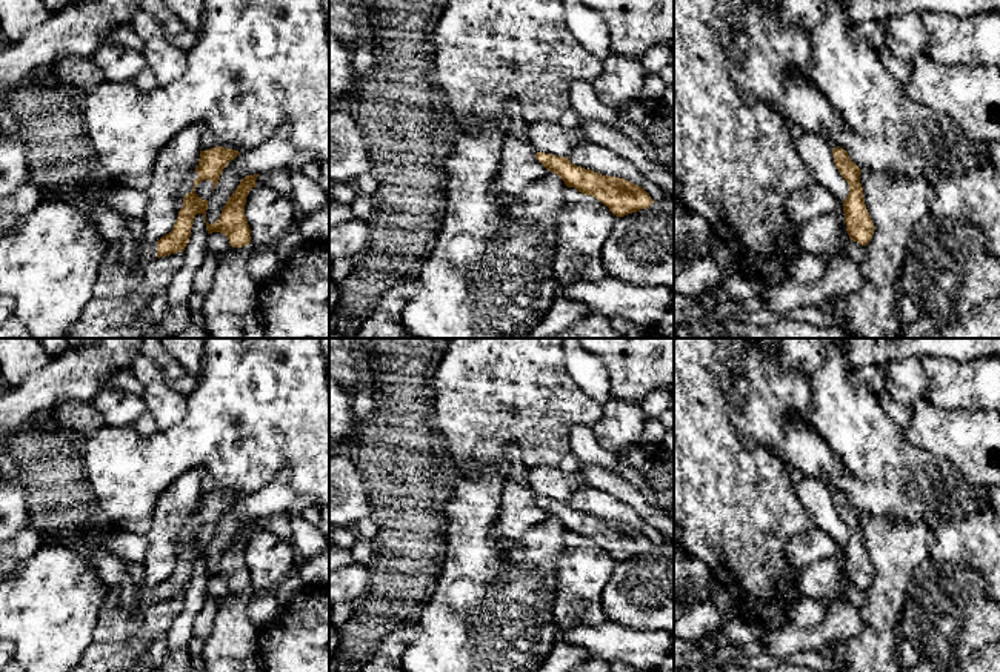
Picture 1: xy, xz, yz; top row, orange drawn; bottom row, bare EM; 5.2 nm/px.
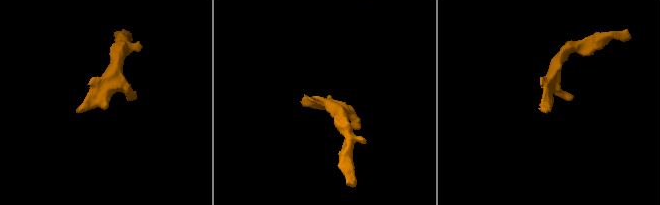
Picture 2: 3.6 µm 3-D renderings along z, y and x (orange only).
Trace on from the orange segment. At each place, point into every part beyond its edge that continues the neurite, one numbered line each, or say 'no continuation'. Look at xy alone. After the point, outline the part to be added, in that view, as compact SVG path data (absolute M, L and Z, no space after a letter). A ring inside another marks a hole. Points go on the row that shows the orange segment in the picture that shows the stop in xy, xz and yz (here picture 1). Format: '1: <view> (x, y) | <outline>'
1: xy (188, 185) | M192 172L183 183L180 197L178 197L178 208L182 209L183 206L183 198L186 194L192 192L194 188L194 180L198 178L198 172Z

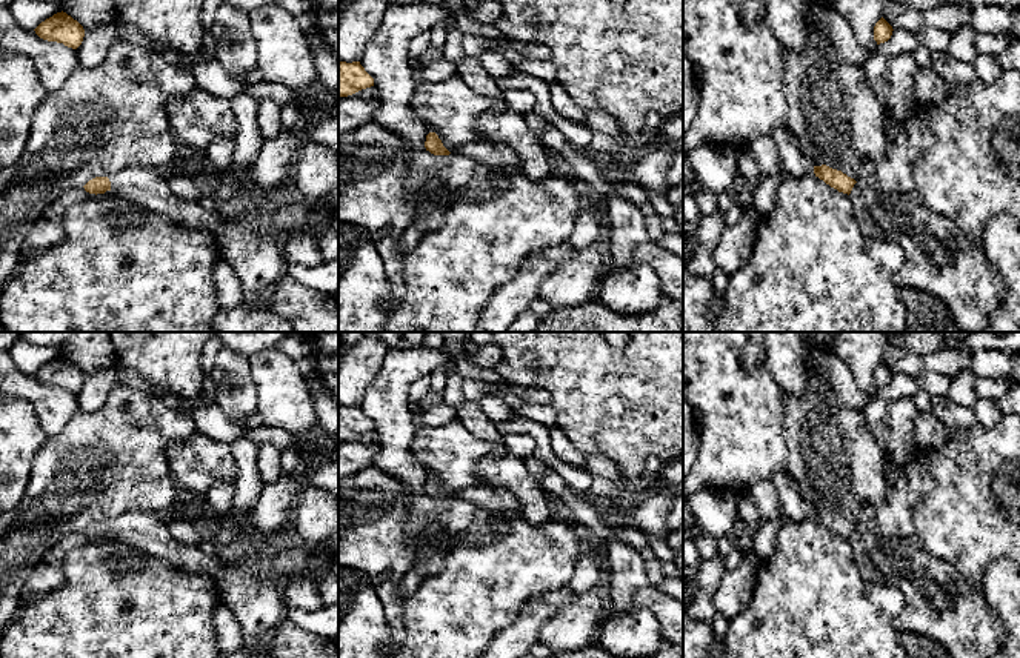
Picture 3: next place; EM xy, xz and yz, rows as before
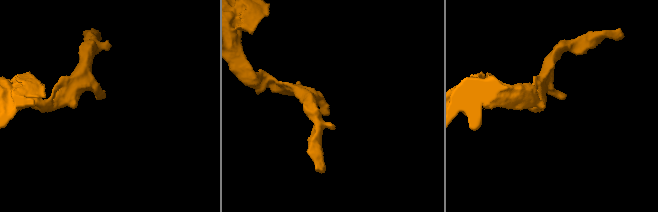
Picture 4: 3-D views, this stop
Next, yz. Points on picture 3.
no continuation

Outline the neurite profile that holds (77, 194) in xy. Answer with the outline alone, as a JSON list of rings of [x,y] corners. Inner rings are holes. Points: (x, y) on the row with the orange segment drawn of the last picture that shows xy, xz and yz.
[[[83,186],[69,189],[65,197],[52,201],[32,224],[25,237],[25,244],[35,251],[43,251],[58,244],[65,237],[63,218],[68,203],[88,200],[89,197],[108,195],[111,201],[122,211],[142,211],[145,206],[138,204],[117,192],[106,191],[105,194],[89,194]]]

